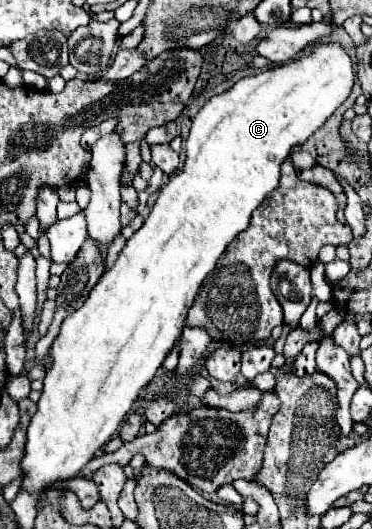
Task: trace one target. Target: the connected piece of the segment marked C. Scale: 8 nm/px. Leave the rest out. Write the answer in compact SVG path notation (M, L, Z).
M320 42L316 44L314 52L312 54L302 54L302 58L296 58L292 62L286 62L286 64L280 64L276 68L270 68L270 70L264 70L256 76L244 76L240 78L228 92L224 94L218 94L214 98L210 98L204 108L196 114L194 122L192 122L192 128L190 128L190 136L186 140L186 162L184 162L184 168L180 172L176 172L168 184L160 190L158 194L158 200L154 204L154 208L150 210L148 218L144 220L142 228L130 238L126 240L126 246L122 248L116 264L102 274L102 278L98 280L98 284L90 290L86 302L76 310L72 312L70 316L64 318L62 322L62 328L60 328L60 334L56 336L52 348L50 348L50 356L52 356L52 366L46 370L46 376L44 376L44 388L42 388L42 396L38 400L38 412L32 416L30 420L30 426L28 426L28 436L26 436L26 450L24 450L24 456L22 456L22 462L20 462L20 468L22 468L22 486L20 490L40 498L50 486L54 486L56 482L64 482L64 480L72 480L72 478L78 478L80 476L80 470L94 458L94 454L106 446L106 442L116 434L118 426L124 422L124 416L130 412L130 408L134 406L134 402L138 400L140 392L152 382L152 378L156 376L156 372L160 370L164 358L172 352L174 344L178 342L182 330L184 330L184 322L186 322L186 314L188 314L188 308L192 306L204 278L208 276L210 270L214 270L218 258L222 256L222 252L228 248L228 244L242 232L248 228L250 224L250 216L252 212L260 206L260 202L276 188L278 180L280 180L280 164L284 162L284 158L288 158L290 150L302 142L306 142L314 130L318 126L322 126L326 122L326 118L348 98L350 90L352 90L352 84L354 84L354 70L352 70L352 60L350 56L346 54L346 50L340 46L340 44L334 44L334 42Z

